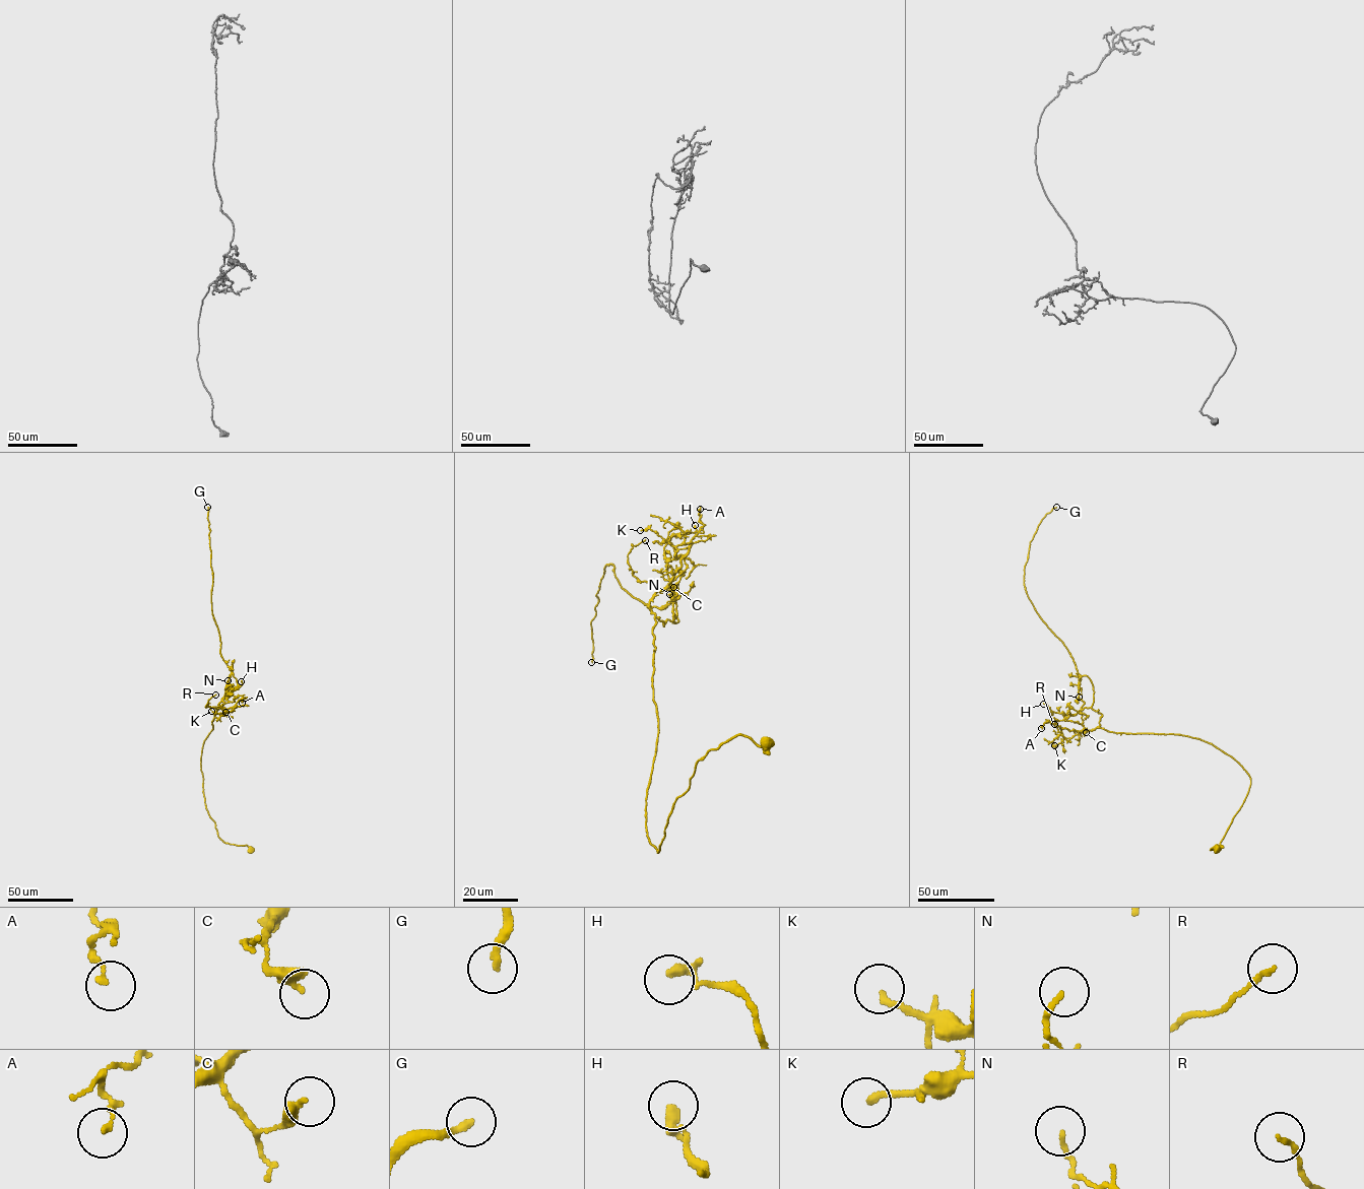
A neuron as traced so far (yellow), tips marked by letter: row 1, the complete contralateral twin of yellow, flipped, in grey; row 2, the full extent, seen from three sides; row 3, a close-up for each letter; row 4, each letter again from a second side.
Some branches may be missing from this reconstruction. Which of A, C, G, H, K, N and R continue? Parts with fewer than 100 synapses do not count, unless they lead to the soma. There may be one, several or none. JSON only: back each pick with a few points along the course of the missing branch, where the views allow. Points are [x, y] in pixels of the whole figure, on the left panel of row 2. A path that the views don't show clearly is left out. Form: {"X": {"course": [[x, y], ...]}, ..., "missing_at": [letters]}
{"G": {"course": [[207, 507], [205, 500], [203, 504], [201, 481], [202, 484], [217, 483], [219, 490], [228, 490]]}, "missing_at": ["G"]}

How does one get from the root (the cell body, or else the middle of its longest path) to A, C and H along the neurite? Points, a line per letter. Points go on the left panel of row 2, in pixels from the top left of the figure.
A: (251, 849), (224, 843), (218, 837), (206, 808), (200, 764), (214, 707), (231, 708), (242, 698), (242, 703)
C: (251, 849), (220, 839), (205, 802), (202, 749), (213, 727), (214, 707), (222, 707), (225, 712)
H: (251, 849), (218, 837), (206, 808), (200, 764), (225, 687), (235, 690), (241, 681)

